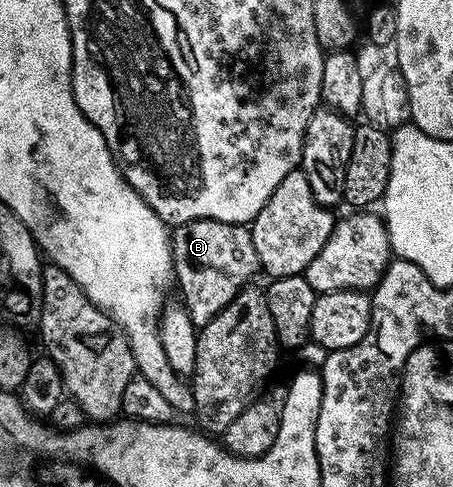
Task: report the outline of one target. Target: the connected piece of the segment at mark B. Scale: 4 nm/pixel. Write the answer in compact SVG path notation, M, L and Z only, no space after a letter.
M213 219L181 223L171 232L174 283L180 286L179 298L195 327L205 327L249 282L248 274L257 270L252 233L247 226Z

